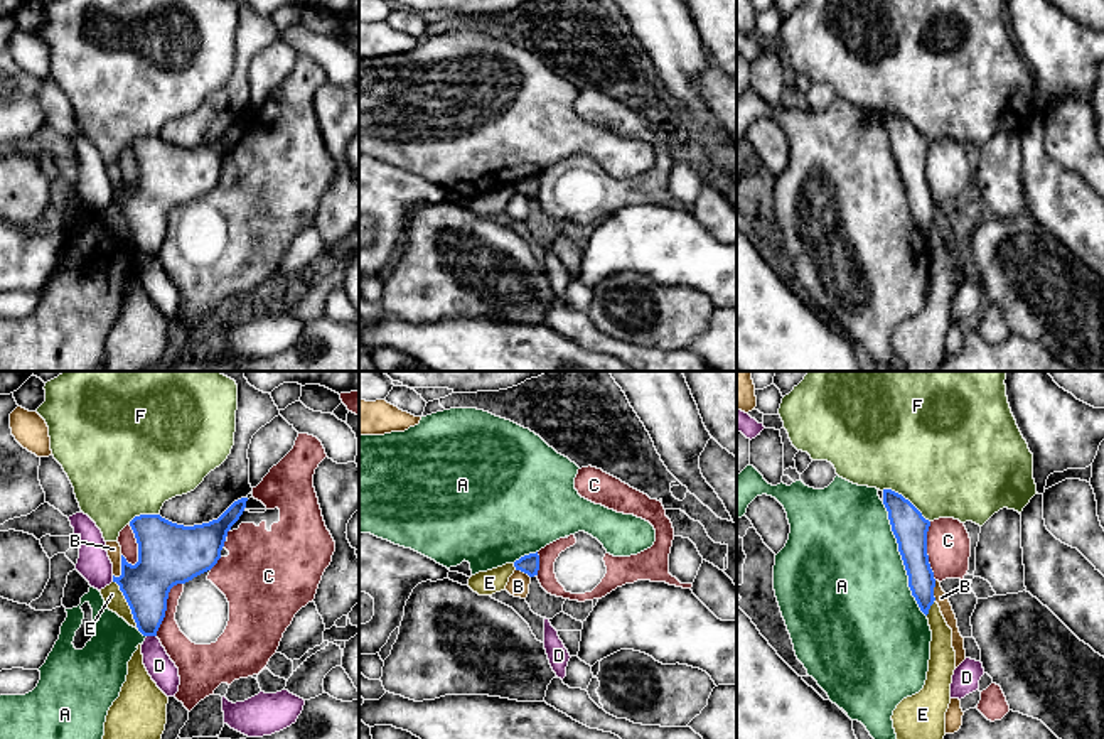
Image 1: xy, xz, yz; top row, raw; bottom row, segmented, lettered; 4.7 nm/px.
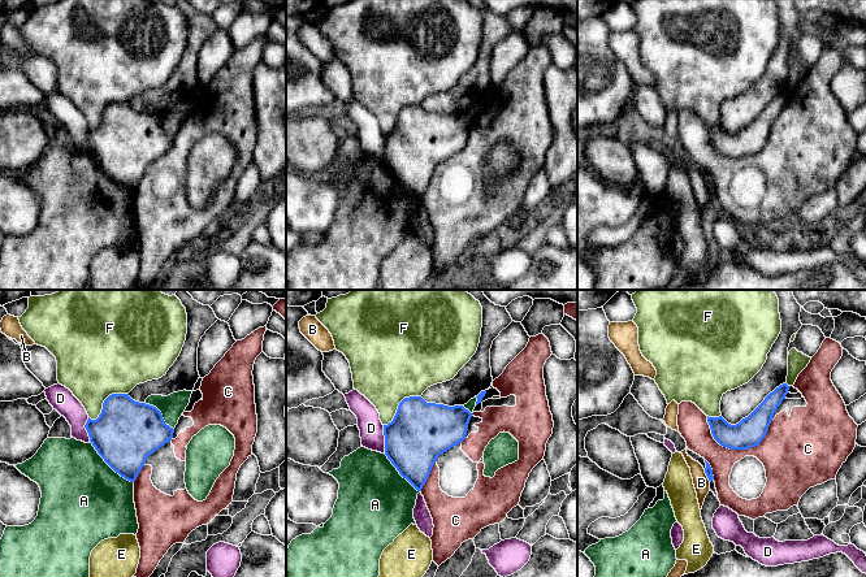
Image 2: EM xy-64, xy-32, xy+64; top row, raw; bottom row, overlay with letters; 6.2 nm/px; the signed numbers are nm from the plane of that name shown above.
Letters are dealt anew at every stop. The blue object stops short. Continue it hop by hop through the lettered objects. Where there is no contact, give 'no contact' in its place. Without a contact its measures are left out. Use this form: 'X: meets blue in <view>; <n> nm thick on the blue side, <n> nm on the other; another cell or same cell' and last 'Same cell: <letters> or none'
A: meets blue in yz; 160 nm thick on the blue side, 500 nm on the other; another cell
B: meets blue in xy; 300 nm thick on the blue side, 70 nm on the other; another cell
C: meets blue in xy; 300 nm thick on the blue side, 140 nm on the other; another cell
D: meets blue in xy; 220 nm thick on the blue side, 130 nm on the other; another cell
E: meets blue in xy; 240 nm thick on the blue side, 90 nm on the other; another cell
F: meets blue in yz; 160 nm thick on the blue side, 500 nm on the other; another cell
Same cell: none

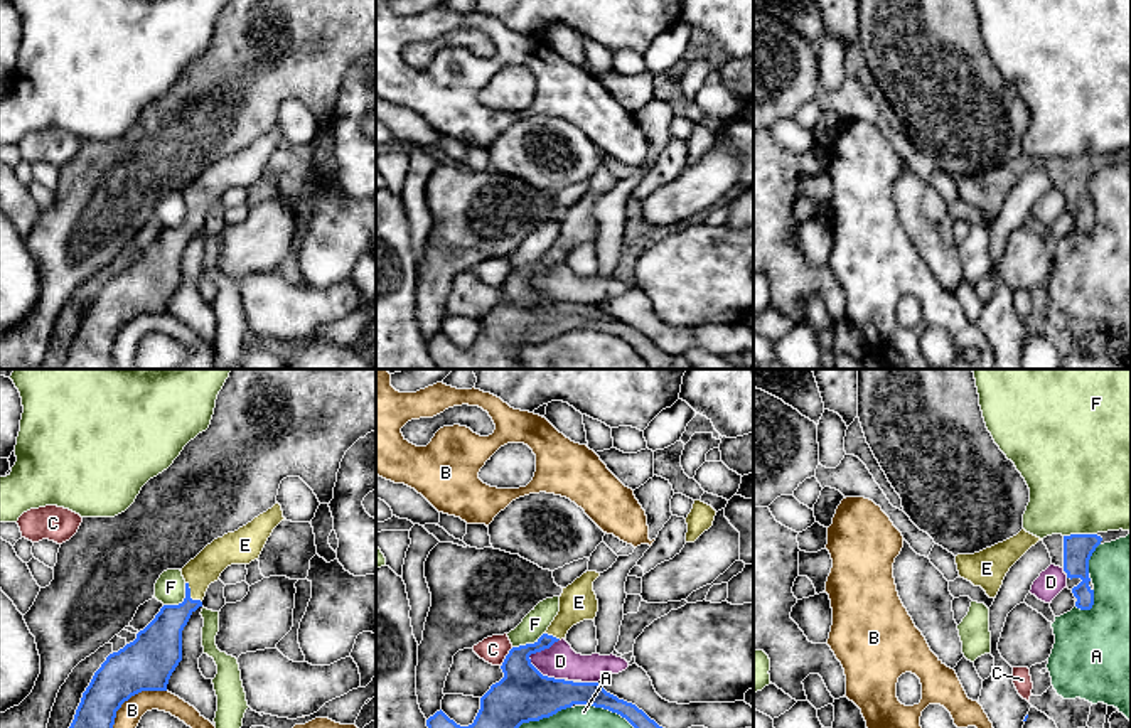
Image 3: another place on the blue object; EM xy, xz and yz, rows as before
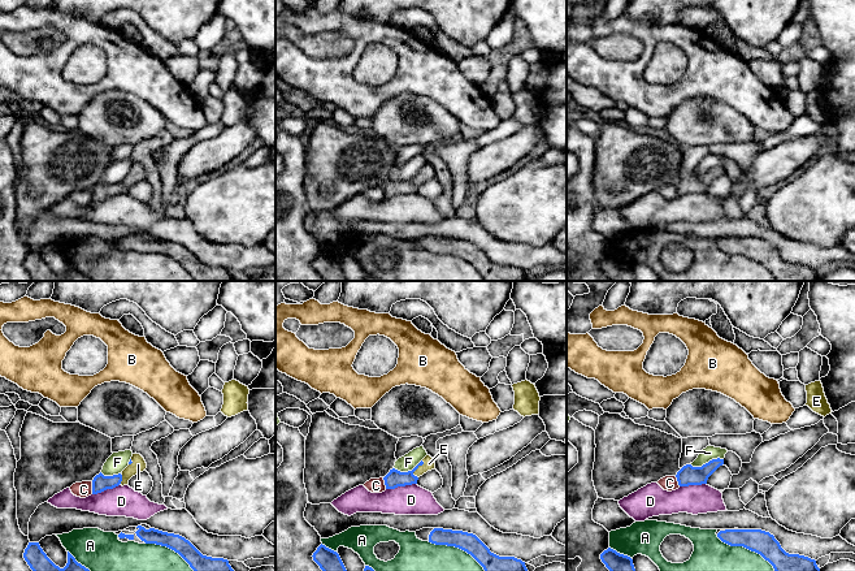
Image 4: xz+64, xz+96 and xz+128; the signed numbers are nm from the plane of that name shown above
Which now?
A: meets blue in xz; 130 nm thick on the blue side, 380 nm on the other; another cell
B: meets blue in xy; 260 nm thick on the blue side, 120 nm on the other; another cell
C: meets blue in xz; 260 nm thick on the blue side, 130 nm on the other; another cell
D: meets blue in xz; 260 nm thick on the blue side, 170 nm on the other; another cell
E: meets blue in xy; 190 nm thick on the blue side, 150 nm on the other; same cell
F: meets blue in xy; 220 nm thick on the blue side, 140 nm on the other; another cell
Same cell: E

